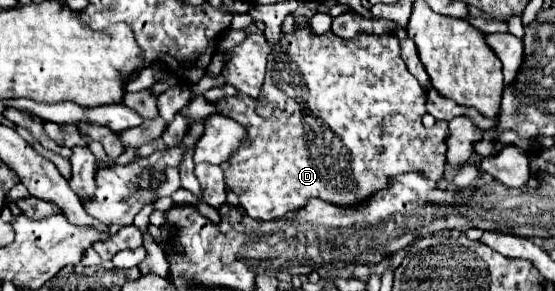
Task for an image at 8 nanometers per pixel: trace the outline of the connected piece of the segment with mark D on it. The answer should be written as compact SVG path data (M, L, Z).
M298 21L296 23L296 33L294 35L282 35L280 43L274 45L270 55L268 55L268 71L266 71L262 95L258 99L252 99L252 97L246 97L244 93L236 93L234 97L220 99L216 105L218 105L218 111L222 111L222 115L228 115L234 121L238 121L248 133L242 147L230 157L232 167L224 175L226 175L226 185L240 197L240 205L254 219L280 219L286 213L304 207L310 197L322 197L324 201L330 201L334 205L354 205L354 203L370 197L370 193L374 193L378 189L384 189L388 185L388 179L398 175L398 173L422 171L432 181L440 181L444 177L444 163L446 163L445 137L448 122L436 121L434 126L430 128L422 125L422 117L426 115L426 89L420 87L416 77L408 73L406 63L400 57L400 41L394 35L382 35L382 37L360 35L352 41L340 39L334 33L314 37L308 29L308 23Z

